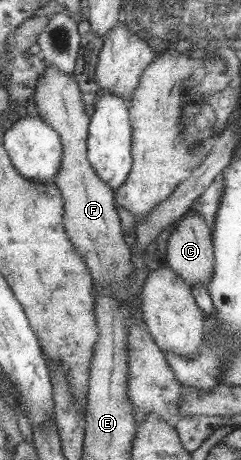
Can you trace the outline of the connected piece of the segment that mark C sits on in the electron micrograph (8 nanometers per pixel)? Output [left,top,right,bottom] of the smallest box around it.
[166,212,217,287]

